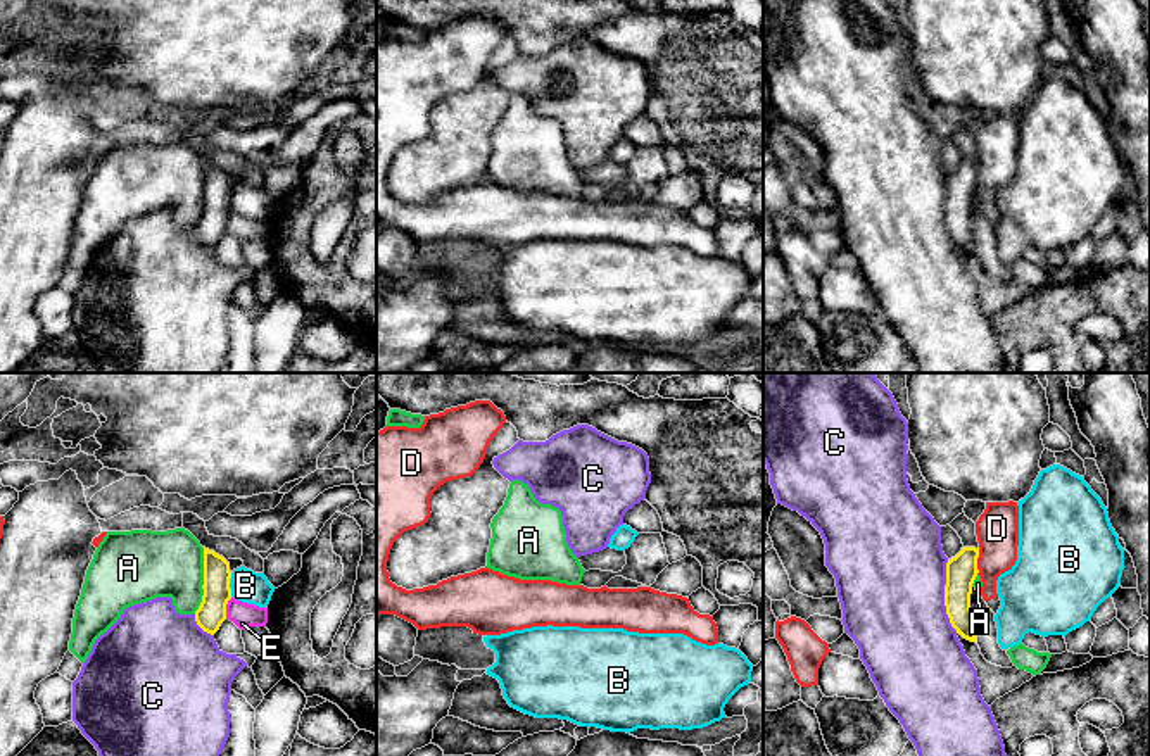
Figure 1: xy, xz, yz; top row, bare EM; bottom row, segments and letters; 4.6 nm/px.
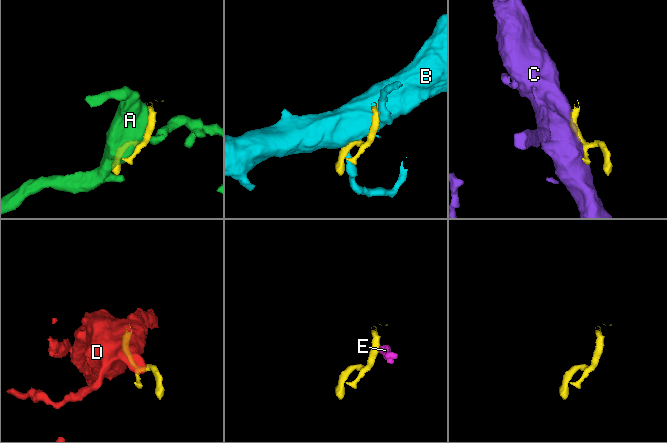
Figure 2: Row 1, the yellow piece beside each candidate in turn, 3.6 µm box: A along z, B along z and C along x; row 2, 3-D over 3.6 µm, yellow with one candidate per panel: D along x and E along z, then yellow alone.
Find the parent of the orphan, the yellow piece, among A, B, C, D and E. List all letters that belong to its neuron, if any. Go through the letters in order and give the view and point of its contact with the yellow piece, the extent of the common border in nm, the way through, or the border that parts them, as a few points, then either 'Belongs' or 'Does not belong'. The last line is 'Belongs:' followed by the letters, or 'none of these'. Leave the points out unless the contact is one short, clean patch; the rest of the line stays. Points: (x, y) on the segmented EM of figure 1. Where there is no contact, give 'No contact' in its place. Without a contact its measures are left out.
A: Touches yellow at xy (204, 580). Shared border 320 nm. Does not belong
B: Touches yellow at xy (230, 591). Shared border 70 nm. Does not belong
C: Touches yellow at yz (945, 596). Shared border 340 nm. Does not belong
D: Touches yellow at yz (976, 561). Shared border 130 nm. Boundary: yz (979, 548), (976, 573). Does not belong
E: Touches yellow at xy (225, 608). Shared border 110 nm. Boundary: xy (232, 598), (225, 608), (225, 618). Does not belong
Belongs: none of these

